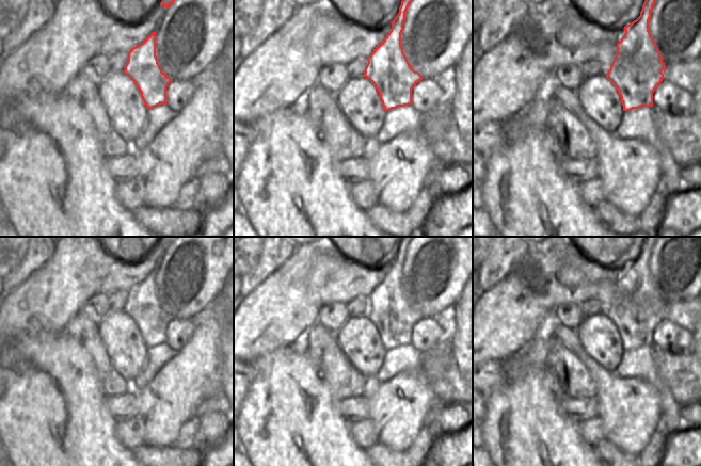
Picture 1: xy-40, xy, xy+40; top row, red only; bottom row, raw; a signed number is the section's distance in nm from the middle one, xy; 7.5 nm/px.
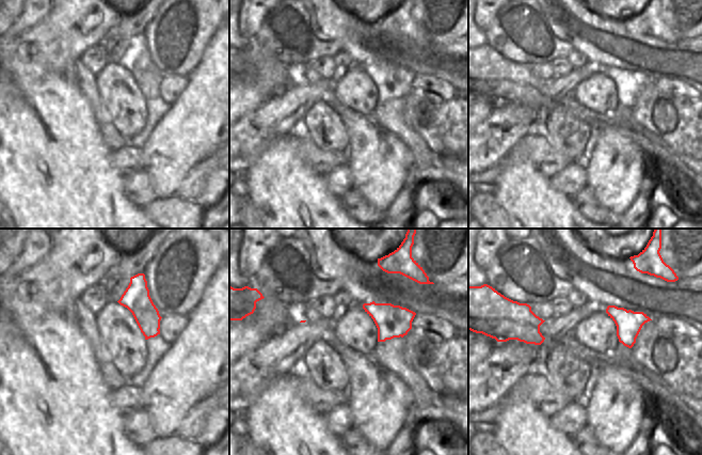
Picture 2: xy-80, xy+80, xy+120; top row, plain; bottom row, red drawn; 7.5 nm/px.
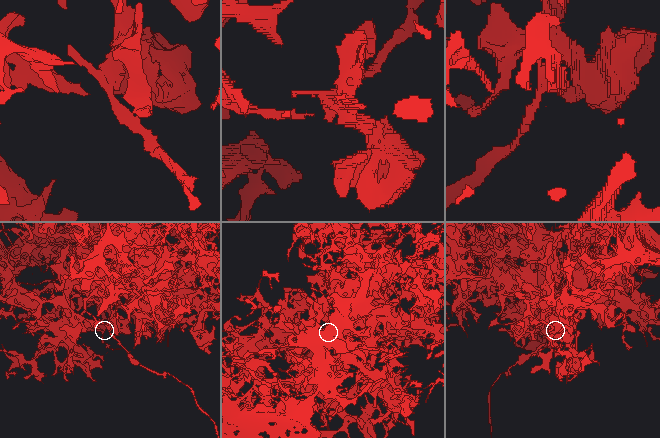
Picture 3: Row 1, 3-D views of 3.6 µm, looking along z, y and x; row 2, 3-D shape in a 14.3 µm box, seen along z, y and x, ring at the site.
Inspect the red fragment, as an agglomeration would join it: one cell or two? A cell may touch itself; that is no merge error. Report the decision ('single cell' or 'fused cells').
fused cells

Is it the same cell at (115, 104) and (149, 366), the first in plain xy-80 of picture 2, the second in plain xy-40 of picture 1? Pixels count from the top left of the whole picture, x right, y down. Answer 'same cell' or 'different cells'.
different cells

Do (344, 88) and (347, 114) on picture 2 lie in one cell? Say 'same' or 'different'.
different

